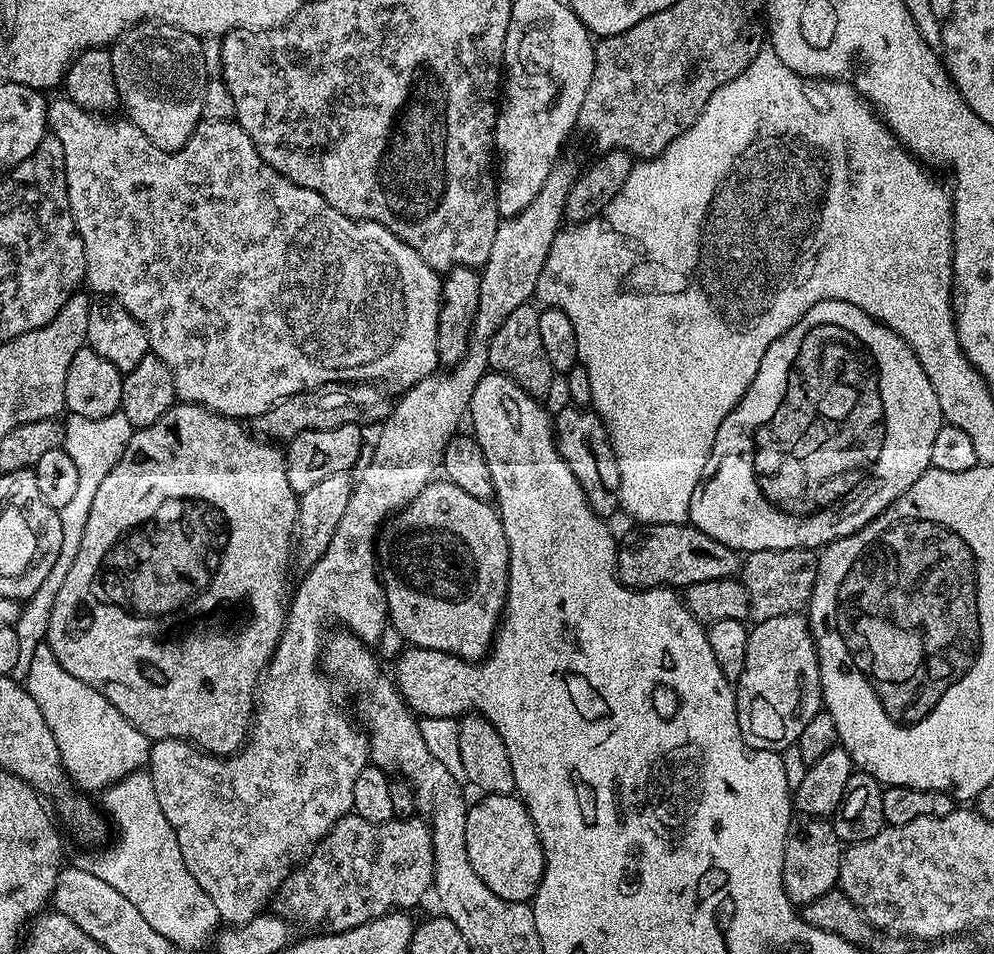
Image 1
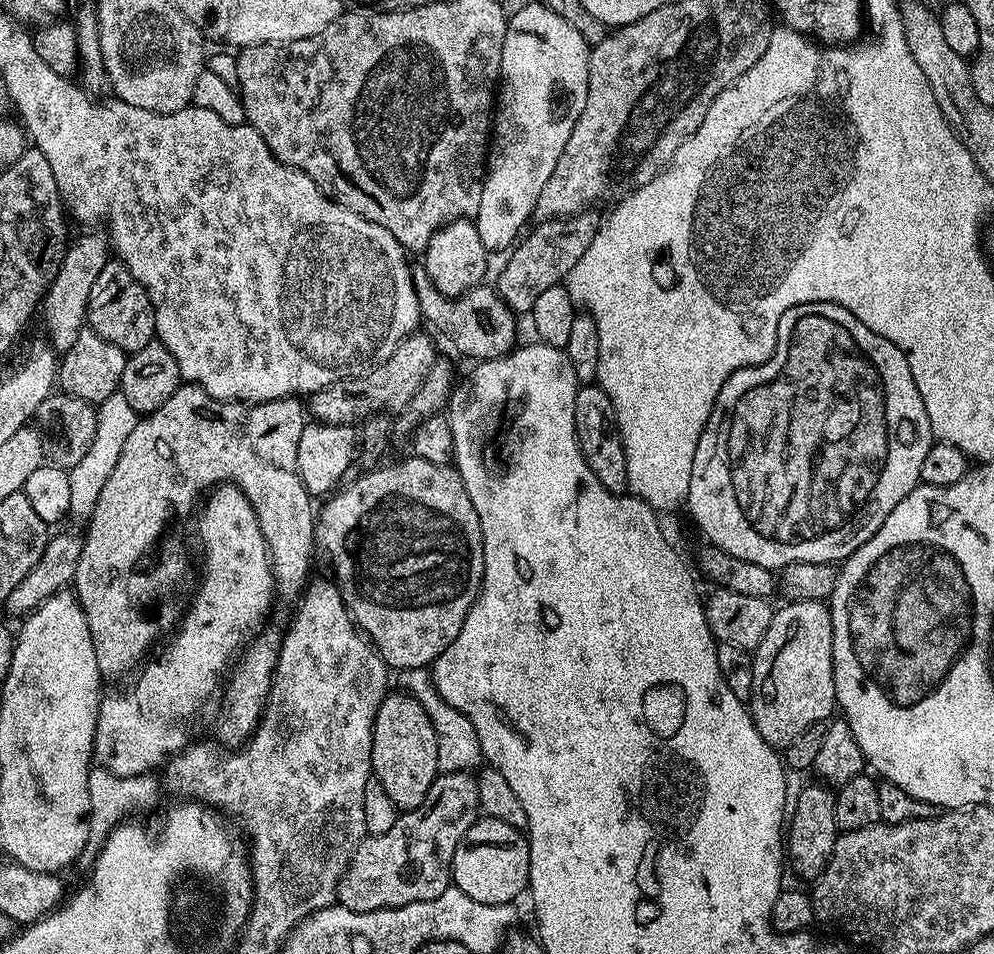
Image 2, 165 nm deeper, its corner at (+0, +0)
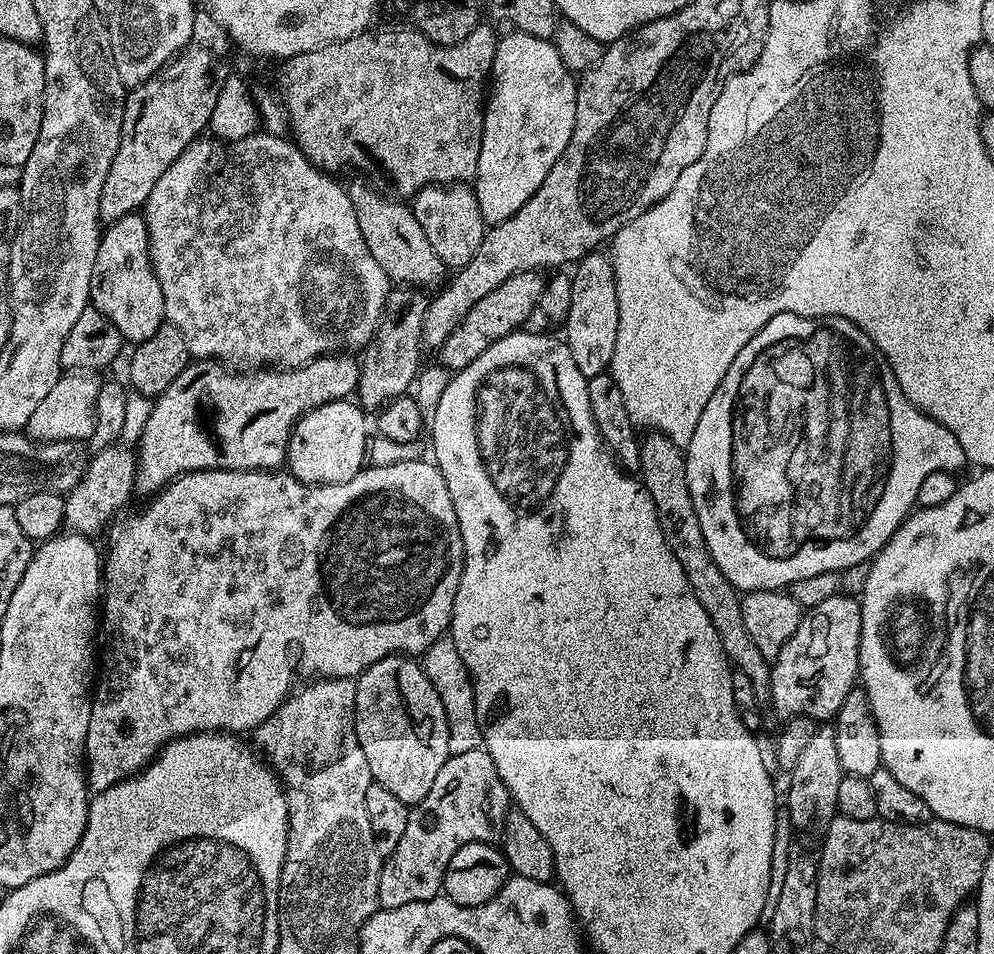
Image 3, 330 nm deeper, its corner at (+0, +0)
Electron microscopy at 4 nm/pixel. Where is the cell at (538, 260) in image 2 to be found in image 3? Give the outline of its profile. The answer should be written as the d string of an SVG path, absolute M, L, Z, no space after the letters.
M539 271L519 272L506 278L506 282L498 286L498 290L490 290L490 294L486 294L486 298L482 298L482 302L478 302L470 310L470 314L466 314L466 318L462 318L460 325L438 350L441 365L450 372L460 371L470 362L478 360L482 351L488 349L498 338L521 331L527 325L524 323L532 315L537 315L545 283L545 277Z

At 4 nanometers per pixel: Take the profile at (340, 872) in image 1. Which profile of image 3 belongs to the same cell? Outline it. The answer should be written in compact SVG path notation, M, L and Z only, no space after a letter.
M483 746L449 756L442 770L438 770L430 794L409 811L406 831L398 846L381 863L380 908L397 908L441 895L450 858L470 842L496 844L509 807L510 797L502 778L498 778L498 766L494 766L494 758Z

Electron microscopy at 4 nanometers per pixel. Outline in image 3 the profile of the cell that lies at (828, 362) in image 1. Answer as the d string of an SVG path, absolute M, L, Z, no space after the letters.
M793 312L774 314L774 318L770 318L770 322L766 322L766 326L762 326L762 330L758 330L758 334L754 334L754 338L750 338L750 342L746 342L746 346L742 346L742 350L738 350L738 358L734 358L734 362L730 362L730 370L726 370L726 378L722 378L722 382L718 386L718 390L714 390L710 402L706 402L706 410L702 410L702 418L698 418L698 426L694 429L694 438L690 438L684 461L686 462L686 482L690 486L690 498L694 502L694 514L698 514L698 522L702 522L702 534L706 534L706 546L710 546L710 554L714 558L714 562L718 562L718 570L722 570L722 574L726 574L729 582L741 593L757 592L758 590L784 590L793 584L802 582L802 578L811 578L813 574L841 573L845 568L871 561L877 552L884 549L884 543L896 533L900 523L917 507L916 499L918 490L922 487L922 481L935 472L959 473L959 468L968 464L962 446L958 446L958 438L954 438L954 434L950 434L950 430L946 430L946 426L934 422L934 418L918 411L908 401L906 394L902 394L902 386L898 386L898 378L889 366L888 359L880 353L876 343L859 326L841 316L803 316Z

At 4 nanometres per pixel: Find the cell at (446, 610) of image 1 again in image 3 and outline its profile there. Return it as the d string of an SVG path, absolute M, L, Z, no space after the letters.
M417 458L417 459L415 459L415 460L399 460L399 461L398 461L398 462L394 462L394 463L393 463L393 464L377 464L377 465L375 465L375 466L365 466L365 467L363 467L363 468L361 468L361 470L360 470L360 472L359 472L359 473L358 473L358 474L354 474L354 478L350 478L350 482L338 482L338 483L337 483L337 484L303 484L303 483L302 483L302 481L301 481L301 480L299 480L299 479L298 479L298 478L294 478L294 477L293 477L293 476L292 476L292 475L291 475L291 474L289 474L289 473L288 473L288 472L287 472L287 471L284 471L284 470L261 470L261 471L259 471L259 472L239 472L239 471L238 471L238 470L222 470L222 469L221 469L221 468L211 468L211 469L210 469L210 470L209 470L209 471L208 471L208 472L188 472L188 473L187 473L187 474L186 474L186 475L185 475L185 476L180 476L180 477L179 477L179 478L178 478L178 479L176 479L176 480L174 480L174 481L172 481L172 483L170 483L170 484L167 484L167 486L166 486L166 487L165 487L165 488L164 488L164 489L163 489L163 490L161 490L161 492L157 492L157 493L155 493L155 495L153 495L153 496L152 496L152 497L151 497L151 499L149 499L149 500L152 500L152 501L150 501L150 502L149 502L149 504L148 504L148 505L146 505L146 506L145 506L145 508L144 508L144 509L142 509L142 510L141 510L141 512L140 512L140 513L138 513L138 514L137 514L137 516L132 516L132 517L130 517L130 518L129 518L129 520L128 520L128 525L124 525L124 524L120 524L120 523L121 523L121 522L116 522L116 523L113 523L113 524L112 524L112 525L111 525L111 528L110 528L110 531L109 531L109 532L108 532L108 533L107 533L107 536L108 536L108 535L109 535L109 536L108 536L108 552L107 552L107 548L106 548L106 559L105 559L105 560L104 560L104 561L103 561L103 564L102 564L102 644L103 644L103 640L104 640L104 665L102 665L102 666L101 666L101 668L100 668L100 665L99 665L99 668L98 668L98 679L97 679L97 680L96 680L96 681L95 681L95 684L94 684L94 691L93 691L93 692L92 692L92 709L91 709L91 710L90 710L90 726L89 726L89 727L88 727L88 729L87 729L87 730L86 730L86 746L85 746L85 747L84 747L84 755L85 755L85 757L86 757L86 779L87 779L87 781L88 781L88 791L89 791L89 793L92 793L92 794L95 794L95 793L97 793L97 792L105 792L105 790L106 790L106 789L108 789L108 788L113 788L113 787L114 787L114 785L115 785L115 784L120 784L120 783L121 783L121 782L123 782L123 780L127 780L127 779L128 779L128 777L130 777L130 776L134 776L134 775L137 775L137 774L139 774L139 773L141 773L141 772L143 772L143 771L144 771L144 769L145 769L145 768L147 768L147 767L148 767L148 765L149 765L149 764L151 764L151 763L152 763L152 761L153 761L153 760L155 760L155 759L156 759L156 757L157 757L157 756L159 756L159 755L160 755L160 751L161 751L161 750L162 750L162 749L163 749L163 748L165 748L165 747L166 747L166 746L167 746L167 745L168 745L168 744L169 744L169 742L171 742L171 740L181 740L181 738L182 738L182 737L184 737L184 736L194 736L194 735L196 735L196 733L197 733L197 732L227 732L227 733L229 733L229 734L245 734L245 733L244 733L244 732L248 732L248 731L249 731L249 732L248 732L248 733L251 733L251 732L252 732L252 731L253 731L253 730L255 730L255 729L257 729L257 728L259 728L259 726L260 726L260 724L261 724L261 723L262 723L262 722L266 722L266 718L270 718L270 717L271 717L271 716L272 716L272 715L274 715L274 714L275 714L275 712L276 712L276 711L277 711L277 710L278 710L278 706L282 706L282 702L283 702L283 701L284 701L284 700L287 700L287 699L288 699L288 697L289 697L289 695L290 695L290 693L291 693L291 692L292 692L292 691L293 691L293 688L294 688L294 685L292 685L292 683L294 683L294 682L295 682L295 680L296 680L296 676L301 676L301 678L302 678L302 679L301 679L301 681L304 681L304 682L308 682L308 681L311 681L311 680L312 680L312 679L313 679L313 678L359 678L359 676L361 676L361 675L362 675L362 674L363 674L363 672L364 672L364 671L365 671L365 670L367 670L367 669L368 669L368 668L369 668L369 667L370 667L370 666L374 666L374 662L378 662L378 661L379 661L379 660L381 660L381 659L382 659L382 658L386 658L386 657L387 657L387 656L390 656L390 655L393 655L393 654L403 654L403 655L405 655L405 656L411 656L411 657L413 657L413 658L416 658L416 657L419 657L419 656L420 656L420 655L421 655L421 654L423 654L423 653L424 653L424 652L425 652L425 650L427 650L427 648L428 648L428 647L429 647L429 646L431 646L431 644L432 644L432 643L433 643L433 642L434 642L434 641L435 641L435 640L437 640L437 639L438 639L438 637L439 637L439 636L442 636L442 635L445 635L445 633L447 633L447 632L448 632L448 631L449 631L449 629L451 629L451 627L452 627L452 611L453 611L453 610L454 610L454 594L458 594L458 582L462 582L462 570L463 570L463 569L464 569L464 543L463 543L463 542L462 542L462 534L461 534L461 533L460 533L460 523L459 523L459 522L458 522L458 514L457 514L457 513L456 513L456 511L455 511L455 510L454 510L454 502L450 502L450 490L449 490L449 489L448 489L448 487L447 487L447 486L446 486L446 478L442 478L442 470L441 470L441 469L440 469L440 468L439 468L439 467L438 467L438 466L437 466L437 464L436 464L436 463L434 463L434 462L433 462L433 461L432 461L432 460L431 460L431 459L428 459L428 460L423 460L423 458Z

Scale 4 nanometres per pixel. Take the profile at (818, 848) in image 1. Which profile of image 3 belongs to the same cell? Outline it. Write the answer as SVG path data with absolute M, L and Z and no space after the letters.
M817 727L814 738L810 738L806 750L798 758L798 766L787 777L788 780L788 816L796 828L812 828L815 824L827 825L838 815L838 785L845 772L842 762L838 762L838 746L834 743L835 727Z

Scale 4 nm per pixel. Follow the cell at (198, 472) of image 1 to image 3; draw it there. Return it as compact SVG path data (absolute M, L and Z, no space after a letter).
M352 354L319 356L317 360L311 360L310 363L304 364L300 368L290 368L287 370L256 370L251 374L245 374L240 370L233 370L231 367L225 366L223 363L215 360L196 360L195 362L190 362L186 366L186 370L182 370L182 374L178 374L178 378L174 378L174 382L170 382L170 386L166 386L164 393L155 397L152 405L150 422L146 422L146 430L142 430L142 434L138 441L135 491L137 493L148 492L147 494L155 494L161 492L167 484L172 483L172 481L178 479L180 476L185 476L188 472L208 472L211 468L238 470L239 472L259 472L261 470L279 469L288 459L288 443L292 437L292 428L295 426L296 421L299 420L305 412L314 410L326 402L334 402L335 400L343 400L351 397L359 386L359 372L360 360Z

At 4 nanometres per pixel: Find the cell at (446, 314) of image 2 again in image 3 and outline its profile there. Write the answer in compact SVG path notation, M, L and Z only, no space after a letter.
M360 180L347 185L346 191L354 206L354 218L358 218L358 230L362 230L362 238L366 238L370 254L374 254L374 262L378 262L378 266L382 266L382 270L388 275L389 281L397 285L421 290L439 289L446 280L446 265L442 258L438 258L438 254L434 254L430 241L426 239L426 233L422 231L422 226L418 226L418 218L414 218L411 207L407 203L389 198L371 183Z

